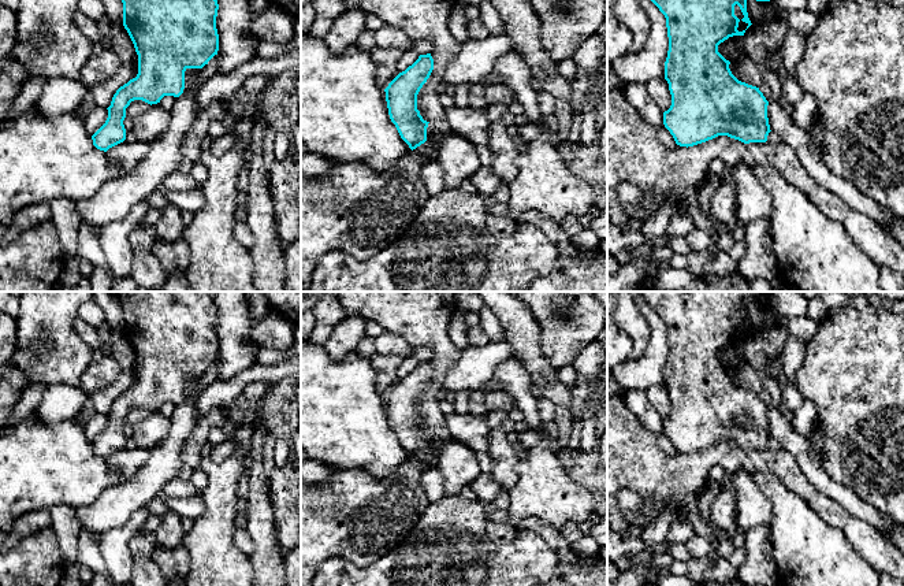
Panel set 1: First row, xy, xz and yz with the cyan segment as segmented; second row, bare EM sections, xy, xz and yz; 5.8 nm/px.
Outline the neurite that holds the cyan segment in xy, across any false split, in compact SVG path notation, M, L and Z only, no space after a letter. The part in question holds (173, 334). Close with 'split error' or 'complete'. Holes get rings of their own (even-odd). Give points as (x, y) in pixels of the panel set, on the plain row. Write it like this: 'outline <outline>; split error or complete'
outline M115 292L123 309L123 333L127 337L138 361L138 381L120 393L112 404L105 430L92 442L93 452L107 459L126 446L123 427L126 415L134 407L157 411L164 403L179 404L185 396L185 378L202 375L217 361L219 341L216 323L219 311L209 292Z; complete

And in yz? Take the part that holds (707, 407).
outline M640 292L646 303L659 315L666 324L669 357L665 368L665 386L669 390L672 412L663 419L663 431L680 453L693 453L718 442L728 442L744 450L766 449L771 438L767 424L769 408L759 394L739 387L730 378L730 368L719 359L718 352L733 342L744 342L739 338L740 326L734 322L737 311L744 322L741 326L752 331L747 319L747 307L770 308L775 292Z; complete

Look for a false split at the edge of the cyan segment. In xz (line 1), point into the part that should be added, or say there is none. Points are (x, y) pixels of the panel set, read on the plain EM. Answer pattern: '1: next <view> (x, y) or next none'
1: next none

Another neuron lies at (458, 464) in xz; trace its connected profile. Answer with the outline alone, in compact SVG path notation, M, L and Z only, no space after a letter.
M454 438L440 449L436 466L444 478L444 496L451 497L460 497L481 474L477 453Z

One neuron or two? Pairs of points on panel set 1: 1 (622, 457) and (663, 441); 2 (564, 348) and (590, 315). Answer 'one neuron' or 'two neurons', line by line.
1: two neurons
2: one neuron

